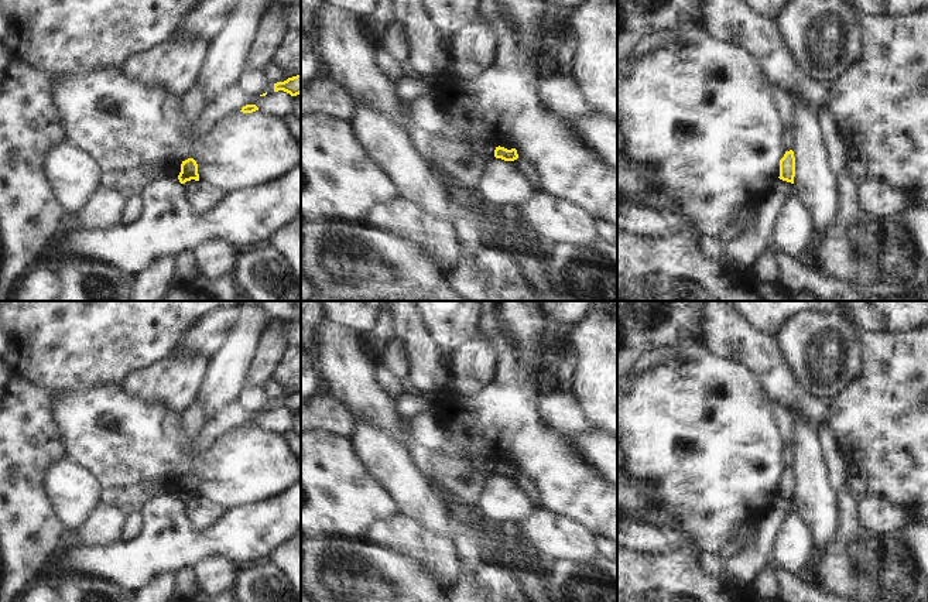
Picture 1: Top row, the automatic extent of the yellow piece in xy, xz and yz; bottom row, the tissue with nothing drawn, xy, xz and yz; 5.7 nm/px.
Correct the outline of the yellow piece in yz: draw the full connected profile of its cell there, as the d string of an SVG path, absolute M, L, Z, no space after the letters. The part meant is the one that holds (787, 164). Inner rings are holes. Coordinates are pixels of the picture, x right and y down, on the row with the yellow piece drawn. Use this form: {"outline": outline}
{"outline": "M785 151L784 157L780 160L780 179L794 184L795 177L795 157L794 151Z"}

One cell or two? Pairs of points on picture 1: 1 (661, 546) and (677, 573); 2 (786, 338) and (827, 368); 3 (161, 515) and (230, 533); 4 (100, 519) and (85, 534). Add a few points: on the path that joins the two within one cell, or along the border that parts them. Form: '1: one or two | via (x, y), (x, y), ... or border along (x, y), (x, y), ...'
1: two | border along (671, 550), (664, 554), (633, 551)
2: one | via (795, 339), (817, 358)
3: one | via (178, 524), (191, 537), (213, 537)
4: one | via (96, 523), (89, 530)

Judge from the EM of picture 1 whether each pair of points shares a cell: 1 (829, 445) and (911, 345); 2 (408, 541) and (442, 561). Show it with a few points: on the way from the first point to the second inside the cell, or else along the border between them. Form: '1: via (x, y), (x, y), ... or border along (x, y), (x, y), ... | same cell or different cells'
1: border along (829, 414), (832, 434), (848, 468) | different cells
2: via (417, 541), (434, 553) | same cell

